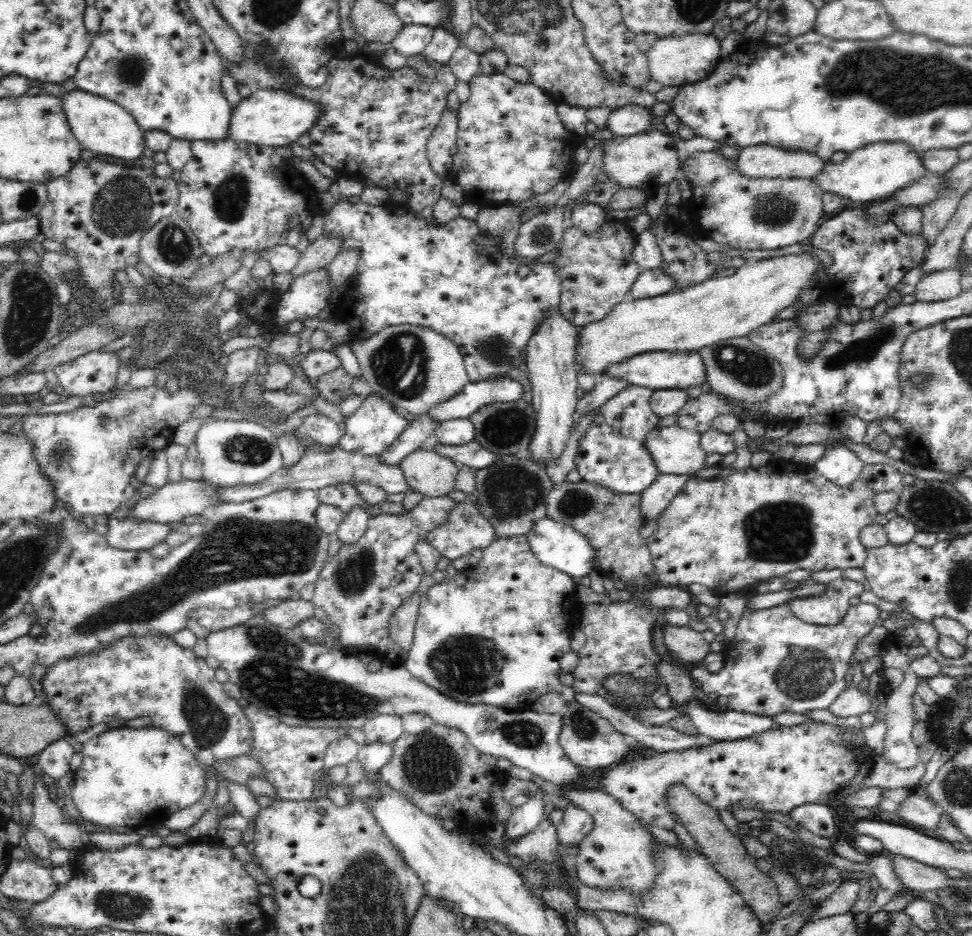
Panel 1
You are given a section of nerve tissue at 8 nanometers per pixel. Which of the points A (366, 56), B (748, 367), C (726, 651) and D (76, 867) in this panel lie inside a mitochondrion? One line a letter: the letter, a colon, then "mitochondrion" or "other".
A: other
B: mitochondrion
C: other
D: other

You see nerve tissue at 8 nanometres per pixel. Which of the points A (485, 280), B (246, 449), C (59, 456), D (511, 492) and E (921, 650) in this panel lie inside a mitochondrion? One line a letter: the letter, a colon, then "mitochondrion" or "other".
A: other
B: mitochondrion
C: mitochondrion
D: mitochondrion
E: other

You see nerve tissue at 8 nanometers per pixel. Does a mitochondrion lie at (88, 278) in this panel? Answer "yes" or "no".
no

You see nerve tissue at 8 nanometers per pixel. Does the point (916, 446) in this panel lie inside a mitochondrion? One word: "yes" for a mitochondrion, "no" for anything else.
no

